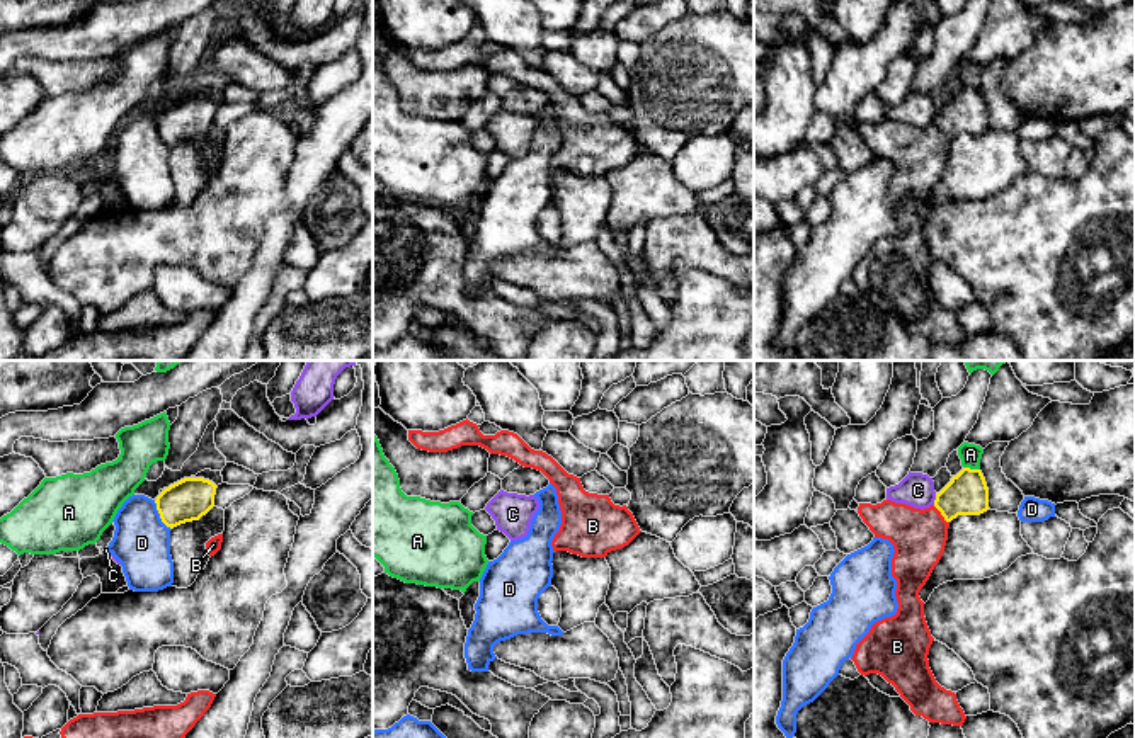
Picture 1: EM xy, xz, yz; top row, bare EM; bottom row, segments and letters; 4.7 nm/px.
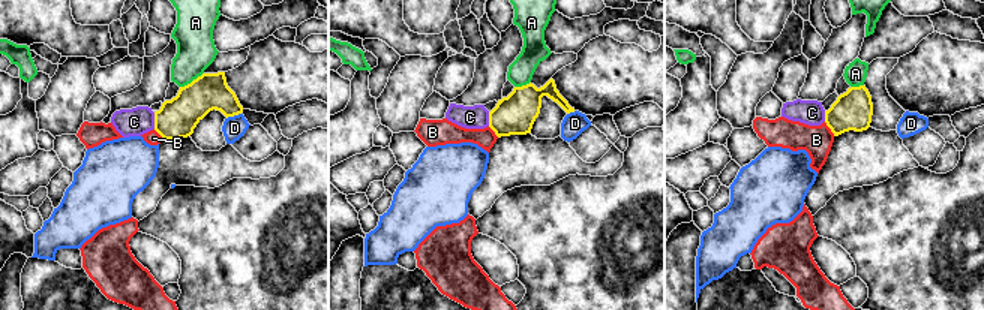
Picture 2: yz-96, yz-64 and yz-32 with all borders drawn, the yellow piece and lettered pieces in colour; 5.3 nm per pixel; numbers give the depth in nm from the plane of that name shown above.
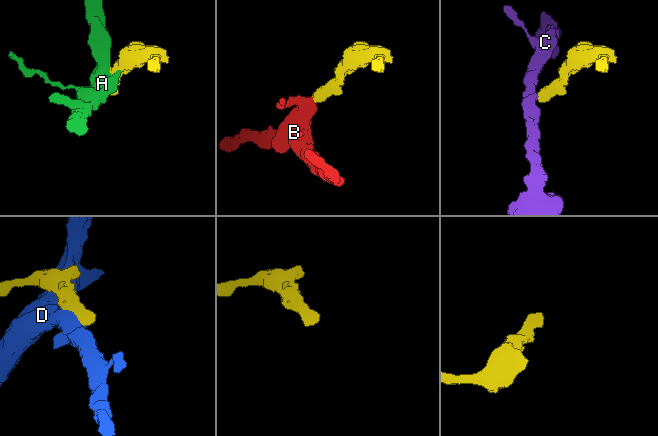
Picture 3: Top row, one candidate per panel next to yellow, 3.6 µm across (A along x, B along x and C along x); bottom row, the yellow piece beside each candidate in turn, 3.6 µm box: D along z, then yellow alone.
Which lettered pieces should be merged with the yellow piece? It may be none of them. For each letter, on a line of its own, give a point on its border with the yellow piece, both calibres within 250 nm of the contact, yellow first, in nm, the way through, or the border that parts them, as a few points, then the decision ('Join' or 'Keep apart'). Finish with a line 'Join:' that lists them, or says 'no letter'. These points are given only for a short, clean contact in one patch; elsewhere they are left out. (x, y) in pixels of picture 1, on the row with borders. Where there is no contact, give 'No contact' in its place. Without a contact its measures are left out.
A: Touches yellow at yz (972, 470). Thickness 200 nm (yellow) against 110 nm. Keep apart
B: Touches yellow at yz (941, 514). Thickness 200 nm (yellow) against 260 nm. Path across: yz (967, 493), (958, 497), (941, 514), (919, 536). Join
C: Touches yellow at yz (936, 499). Thickness 200 nm (yellow) against 160 nm. Boundary: yz (936, 493), (933, 504). Keep apart
D: Touches yellow at xy (160, 516). Thickness 200 nm (yellow) against 280 nm. Keep apart
Join: B

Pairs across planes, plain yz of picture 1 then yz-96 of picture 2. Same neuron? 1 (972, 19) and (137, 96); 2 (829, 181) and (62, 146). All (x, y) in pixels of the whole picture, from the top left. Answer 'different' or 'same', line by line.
1: same
2: different

